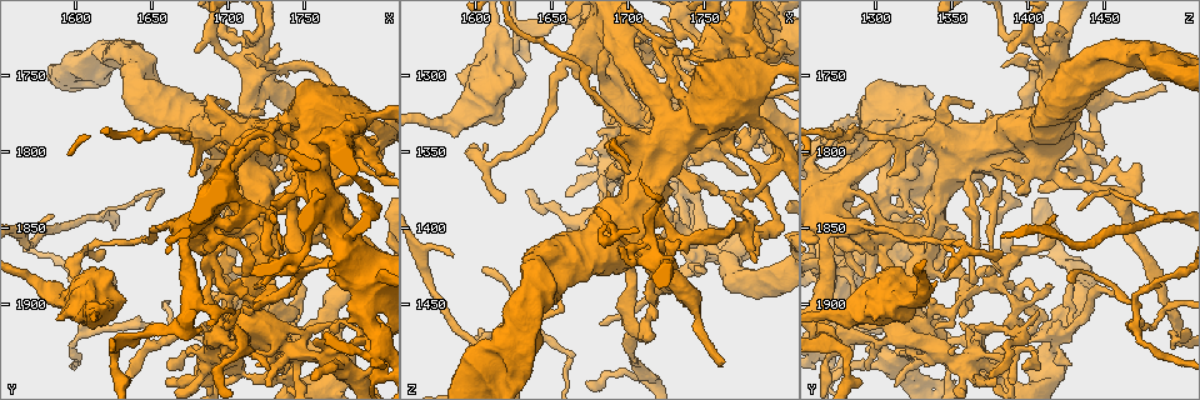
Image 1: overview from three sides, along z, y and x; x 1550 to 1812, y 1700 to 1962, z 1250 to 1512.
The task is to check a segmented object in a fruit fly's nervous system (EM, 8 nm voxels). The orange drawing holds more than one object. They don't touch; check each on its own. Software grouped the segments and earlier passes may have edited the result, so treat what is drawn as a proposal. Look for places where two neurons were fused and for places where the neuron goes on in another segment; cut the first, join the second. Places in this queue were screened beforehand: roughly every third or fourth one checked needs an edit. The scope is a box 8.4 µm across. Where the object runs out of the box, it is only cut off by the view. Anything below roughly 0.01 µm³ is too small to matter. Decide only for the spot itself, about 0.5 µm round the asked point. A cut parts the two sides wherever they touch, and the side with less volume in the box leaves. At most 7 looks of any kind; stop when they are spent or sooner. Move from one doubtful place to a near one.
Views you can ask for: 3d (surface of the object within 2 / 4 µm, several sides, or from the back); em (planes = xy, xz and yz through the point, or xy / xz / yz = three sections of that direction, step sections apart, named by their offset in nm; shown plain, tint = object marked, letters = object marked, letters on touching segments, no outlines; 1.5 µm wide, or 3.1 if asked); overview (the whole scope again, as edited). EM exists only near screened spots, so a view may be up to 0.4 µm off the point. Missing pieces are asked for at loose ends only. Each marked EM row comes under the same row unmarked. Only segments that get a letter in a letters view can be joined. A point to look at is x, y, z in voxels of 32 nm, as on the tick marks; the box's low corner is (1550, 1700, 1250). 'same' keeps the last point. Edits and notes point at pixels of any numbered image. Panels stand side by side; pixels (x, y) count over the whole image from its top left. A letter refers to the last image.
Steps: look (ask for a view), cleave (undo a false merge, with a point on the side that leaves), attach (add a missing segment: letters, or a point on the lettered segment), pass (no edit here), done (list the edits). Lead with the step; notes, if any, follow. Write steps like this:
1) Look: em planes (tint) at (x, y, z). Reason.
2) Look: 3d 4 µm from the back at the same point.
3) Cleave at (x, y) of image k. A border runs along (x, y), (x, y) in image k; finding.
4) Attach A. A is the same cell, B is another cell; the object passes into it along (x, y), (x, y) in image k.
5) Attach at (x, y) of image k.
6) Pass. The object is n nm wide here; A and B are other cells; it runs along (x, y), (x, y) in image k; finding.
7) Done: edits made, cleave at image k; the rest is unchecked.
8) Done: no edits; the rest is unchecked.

Look: em yz step 8 (tint) at (1736, 1934, 1372). Arms run side by side.

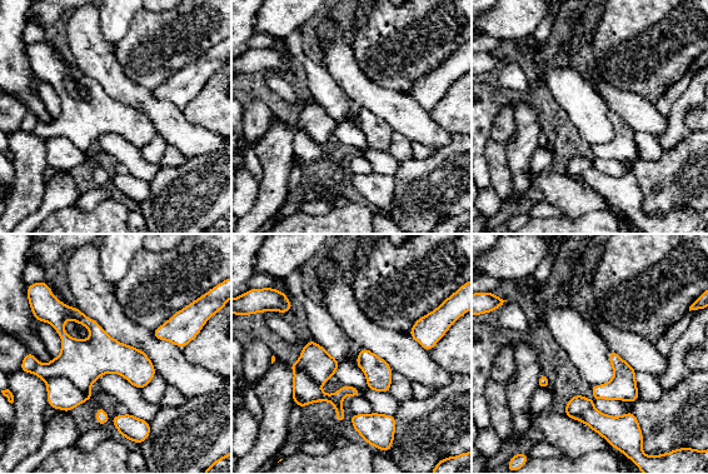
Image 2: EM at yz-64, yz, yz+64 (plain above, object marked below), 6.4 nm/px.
Look: em planes (letters) at the same point.

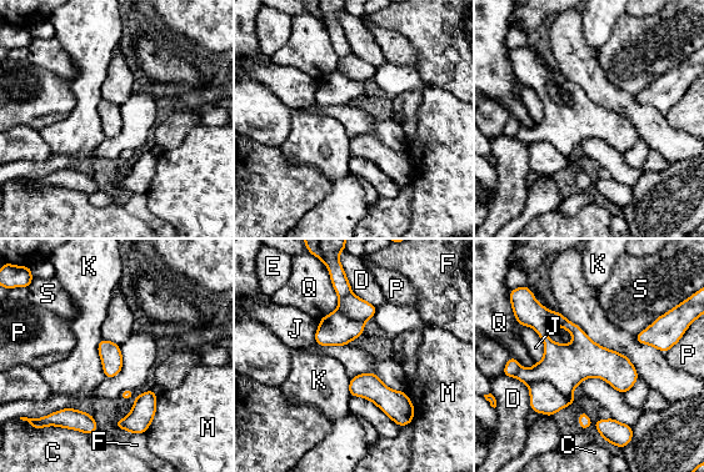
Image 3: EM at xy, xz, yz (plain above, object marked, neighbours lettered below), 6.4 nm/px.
Pass. C, D, E, F, J, K, M, P, Q and S are other cells; a border runs along (101, 339), (98, 354), (106, 377) in image 3; one neuron here.

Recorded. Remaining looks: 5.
Look: em planes (tint) at (1658, 1848, 1290). Calibre changes.

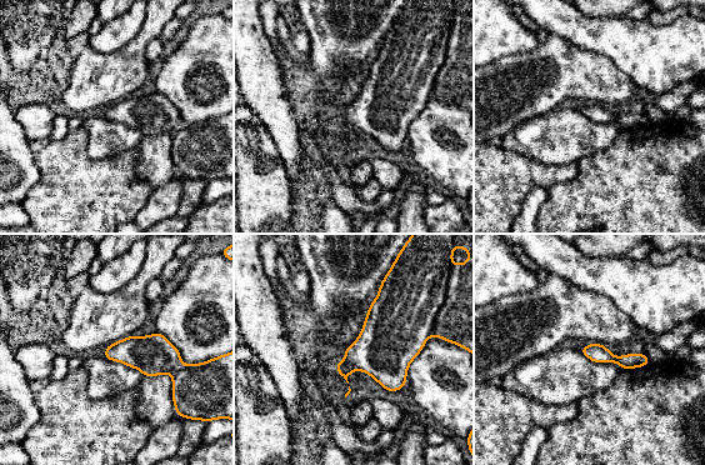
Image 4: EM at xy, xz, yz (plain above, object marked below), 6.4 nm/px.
Look: em planes (letters) at the same point. See the neighbours.

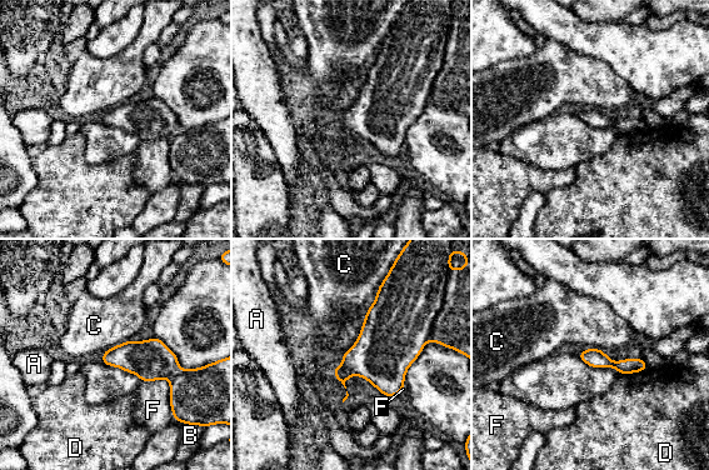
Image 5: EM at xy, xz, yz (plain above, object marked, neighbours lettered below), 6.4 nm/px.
Pass. A, B, C, D and F are other cells; it runs along (583, 355), (609, 364), (642, 366) in image 5; one neuron here.

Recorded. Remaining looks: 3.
Look: em planes (letters) at (1610, 1860, 1358). A fork.

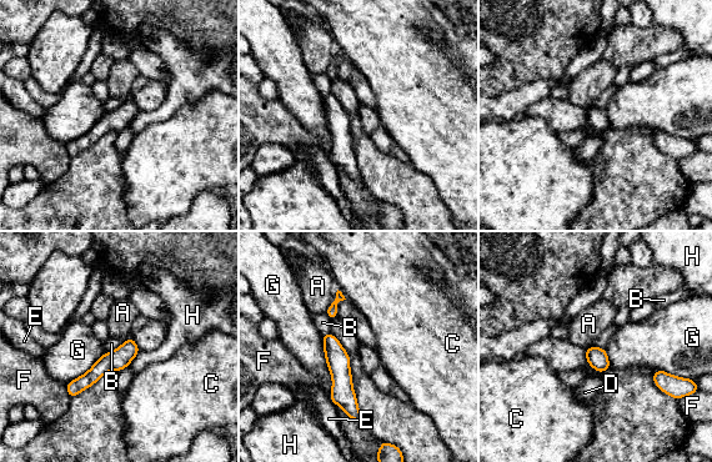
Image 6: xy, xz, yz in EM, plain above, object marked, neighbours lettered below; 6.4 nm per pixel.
Pass. A, B, C, D, E, F, G and H are other cells; a border runs along (130, 336), (105, 353) in image 6; all the same neuron.

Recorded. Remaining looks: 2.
Done: no edits; the rest is unchecked.

